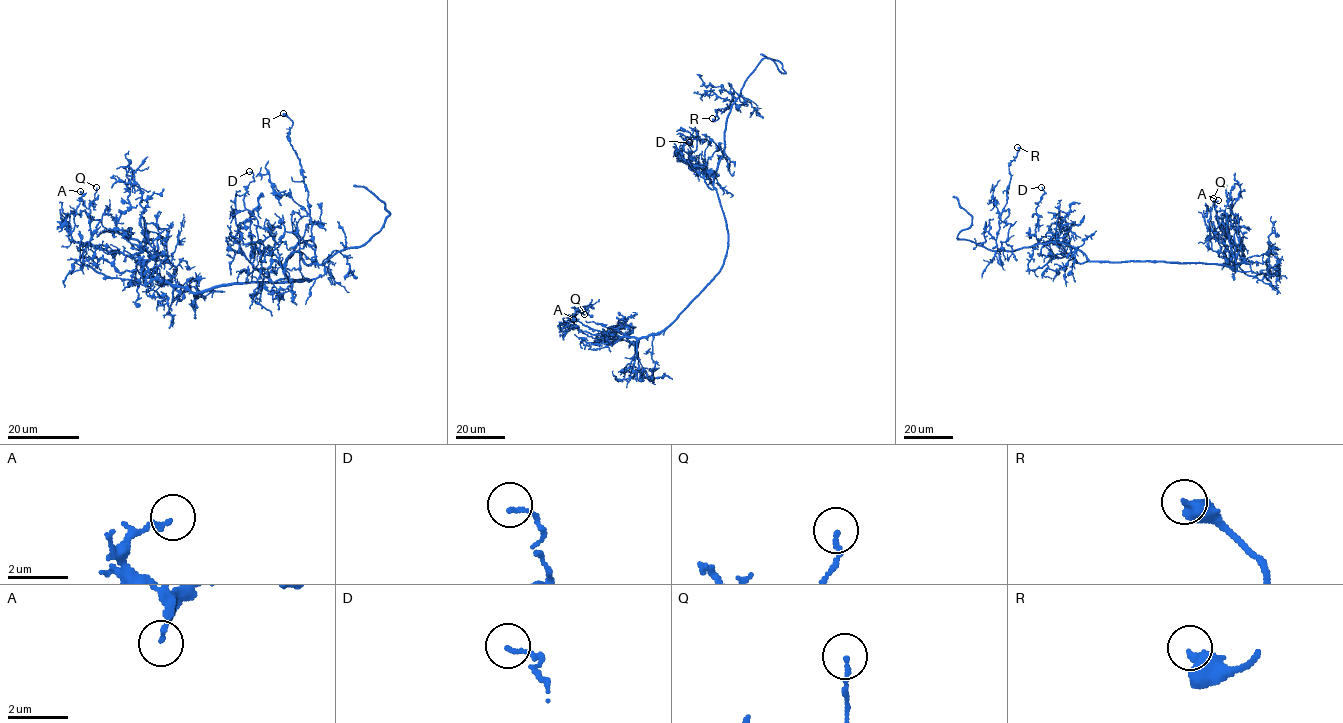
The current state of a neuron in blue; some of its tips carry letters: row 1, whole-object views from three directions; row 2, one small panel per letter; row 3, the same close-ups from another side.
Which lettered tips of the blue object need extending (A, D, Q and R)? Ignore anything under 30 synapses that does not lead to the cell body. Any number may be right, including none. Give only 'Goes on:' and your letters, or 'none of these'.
Goes on: none of these

